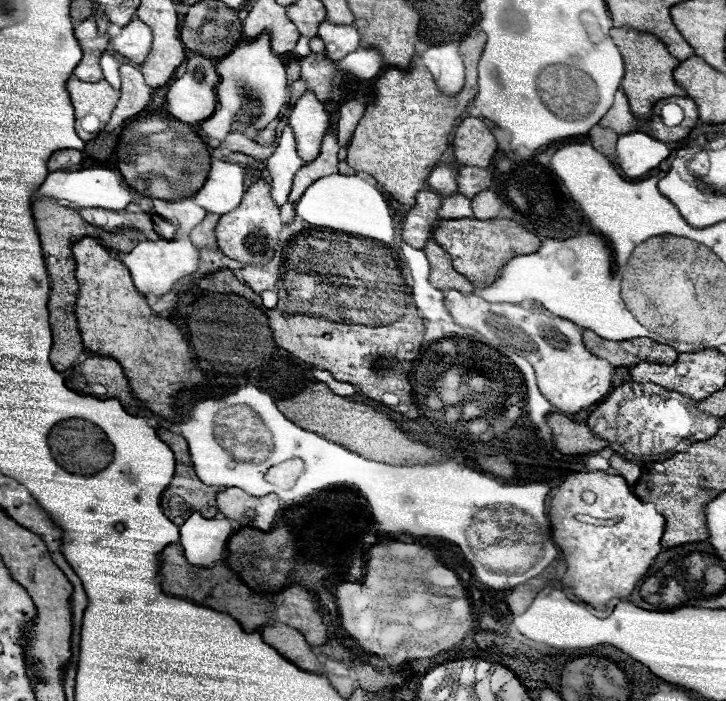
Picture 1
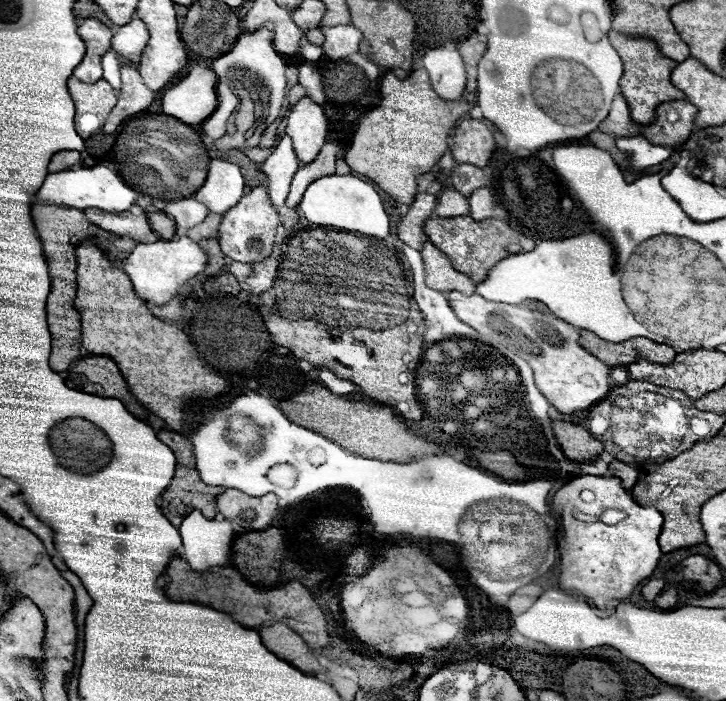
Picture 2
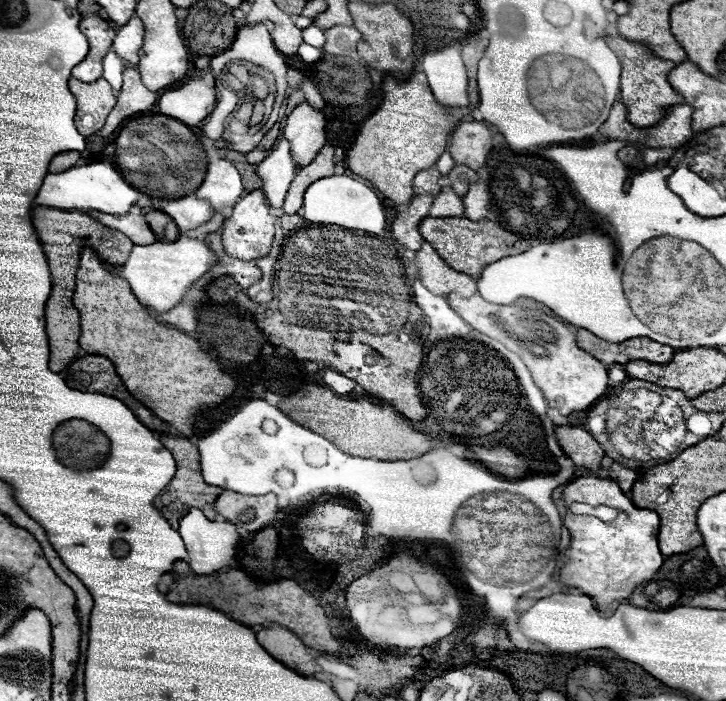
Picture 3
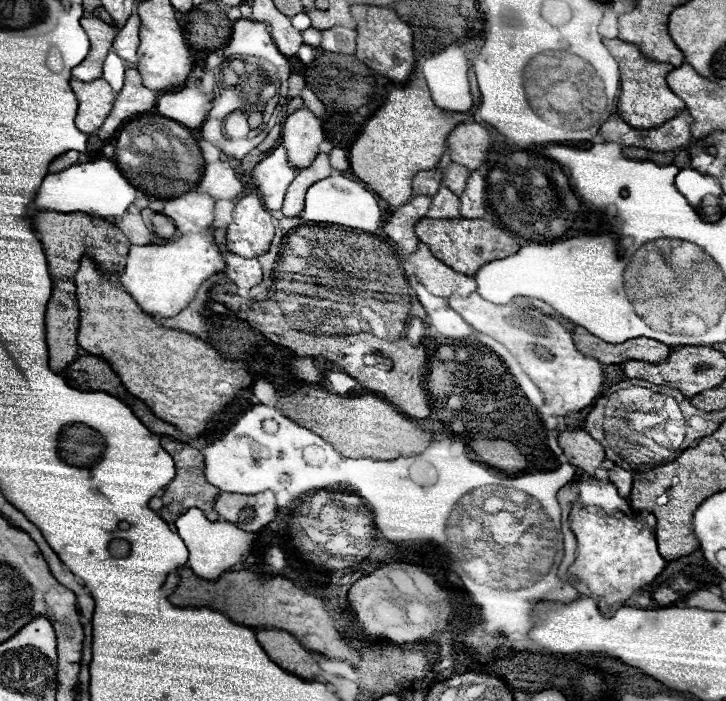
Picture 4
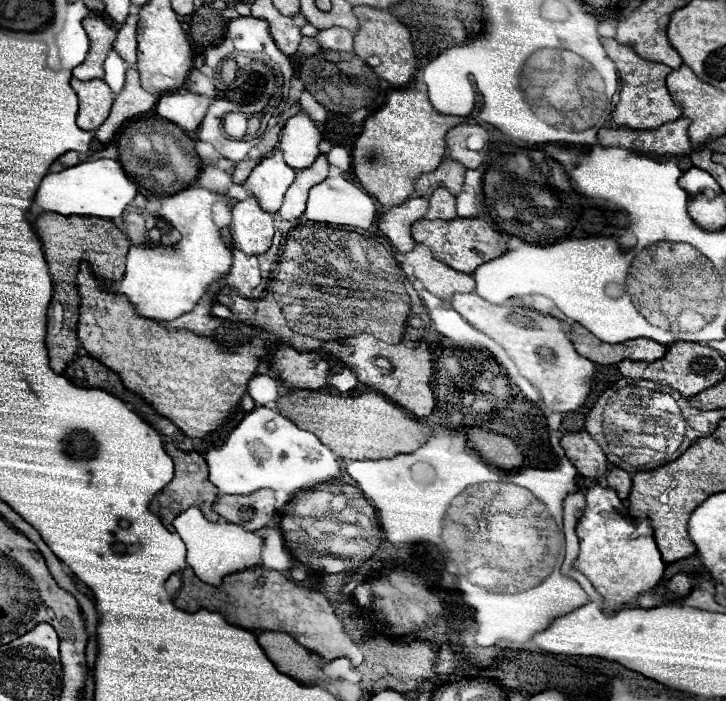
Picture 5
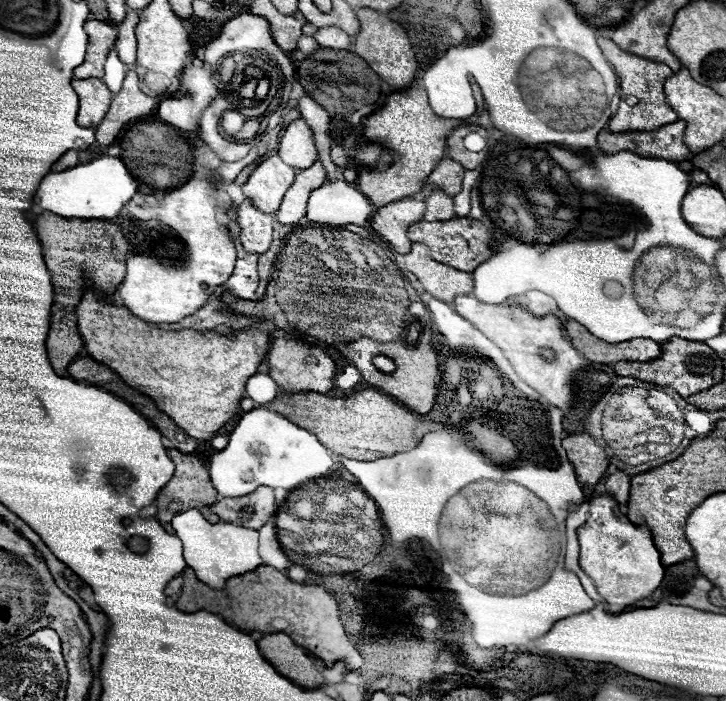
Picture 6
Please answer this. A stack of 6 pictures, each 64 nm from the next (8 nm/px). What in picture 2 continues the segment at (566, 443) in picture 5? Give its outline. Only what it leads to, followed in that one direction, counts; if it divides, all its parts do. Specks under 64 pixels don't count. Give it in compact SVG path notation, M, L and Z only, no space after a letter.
M554 420L552 428L554 428L556 440L558 440L562 452L570 460L590 462L604 452L604 444L600 440L596 440L584 426L576 426L576 424L564 422L564 420Z

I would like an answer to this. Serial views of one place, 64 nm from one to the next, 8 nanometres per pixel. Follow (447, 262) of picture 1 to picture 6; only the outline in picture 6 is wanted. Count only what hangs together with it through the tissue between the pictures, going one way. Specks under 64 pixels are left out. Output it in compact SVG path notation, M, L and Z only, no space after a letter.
M414 242L412 250L404 254L408 270L422 282L424 290L428 290L434 298L442 302L452 302L456 294L470 294L474 290L474 280L470 272L454 270L442 262L430 258L430 248Z

